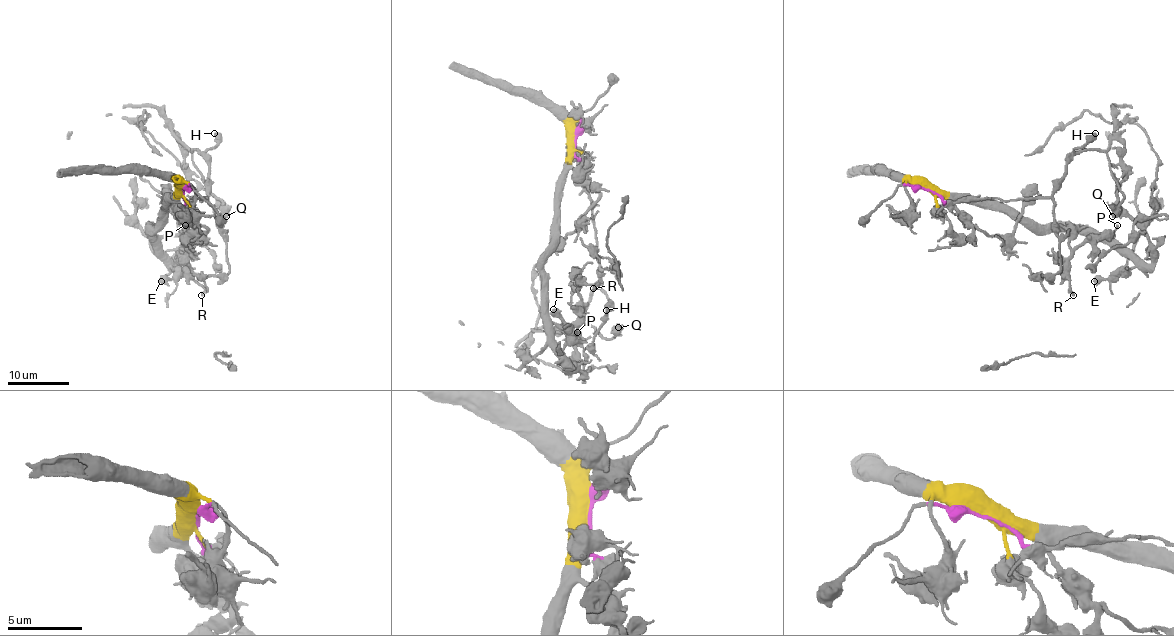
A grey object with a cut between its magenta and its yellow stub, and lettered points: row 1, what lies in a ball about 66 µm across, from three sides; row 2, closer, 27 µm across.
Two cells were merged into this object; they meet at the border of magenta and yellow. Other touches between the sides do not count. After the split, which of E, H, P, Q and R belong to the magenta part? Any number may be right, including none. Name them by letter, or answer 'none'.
H, Q

